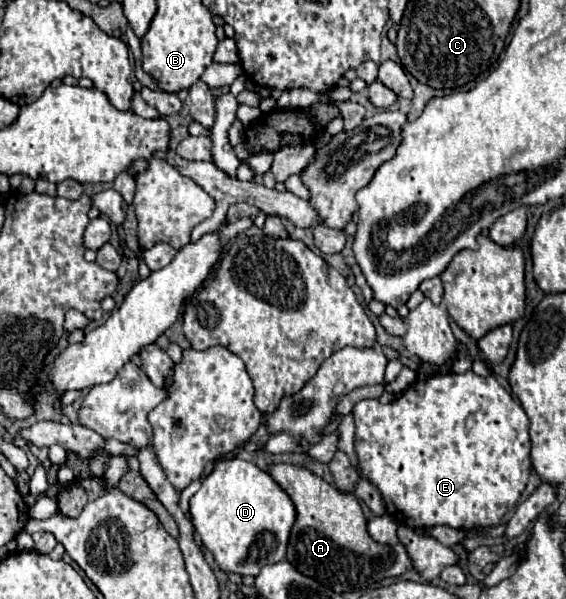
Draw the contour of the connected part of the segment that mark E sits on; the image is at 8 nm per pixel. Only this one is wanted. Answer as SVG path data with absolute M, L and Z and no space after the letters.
M466 371L464 375L456 375L456 373L434 375L434 377L412 383L398 399L394 399L390 403L380 403L378 399L358 401L352 409L352 415L354 415L354 423L356 423L354 451L358 455L358 473L360 473L360 477L368 479L372 485L376 485L380 489L386 511L390 517L394 517L394 521L398 521L398 525L406 525L412 529L430 529L436 525L446 525L452 529L492 527L492 525L498 525L502 521L502 517L516 505L522 491L526 489L526 483L530 477L530 459L528 459L528 453L530 453L530 437L528 437L530 421L528 421L522 405L518 401L514 401L514 397L492 375L480 377L474 371Z

